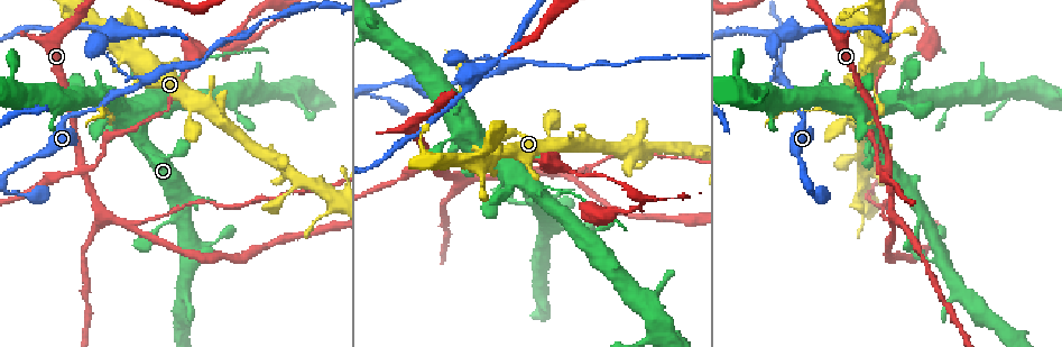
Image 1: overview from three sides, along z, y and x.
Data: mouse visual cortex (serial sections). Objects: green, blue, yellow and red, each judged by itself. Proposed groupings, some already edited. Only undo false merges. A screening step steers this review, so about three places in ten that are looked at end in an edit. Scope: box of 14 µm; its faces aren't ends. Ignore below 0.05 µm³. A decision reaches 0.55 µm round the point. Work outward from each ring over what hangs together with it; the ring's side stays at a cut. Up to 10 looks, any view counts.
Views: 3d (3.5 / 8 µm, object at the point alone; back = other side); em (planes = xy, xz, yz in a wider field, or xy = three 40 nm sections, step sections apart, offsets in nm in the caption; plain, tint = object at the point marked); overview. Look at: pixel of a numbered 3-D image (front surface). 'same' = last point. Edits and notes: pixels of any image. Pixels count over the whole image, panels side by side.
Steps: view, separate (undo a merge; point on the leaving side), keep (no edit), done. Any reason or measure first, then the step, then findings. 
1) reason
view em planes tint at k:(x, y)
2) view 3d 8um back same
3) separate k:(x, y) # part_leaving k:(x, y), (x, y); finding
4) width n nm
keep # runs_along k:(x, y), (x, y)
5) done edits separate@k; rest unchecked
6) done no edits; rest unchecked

a narrow waist
view 3d 3.5um at 1:(125, 94)

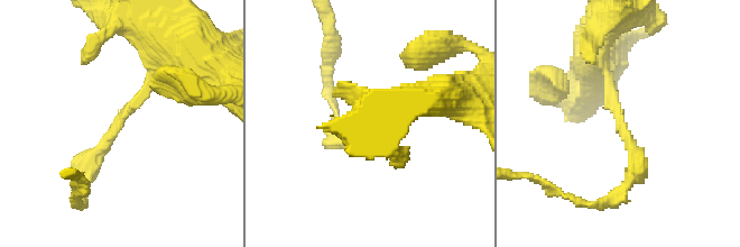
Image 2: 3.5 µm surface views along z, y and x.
arm_widths 150, 200 nm
view em xy step 3 tint at 2:(127, 116)

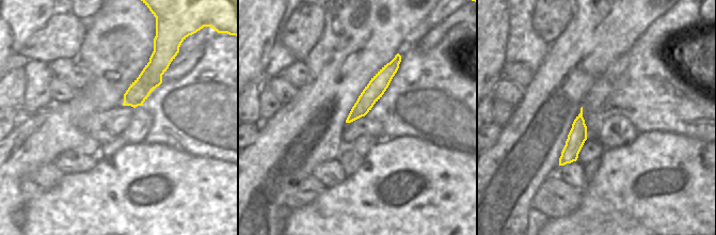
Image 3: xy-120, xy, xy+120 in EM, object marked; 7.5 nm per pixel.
keep # runs_along 2:(167, 55), (85, 173); all the same cell

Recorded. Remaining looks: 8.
three arms meet
view 3d 3.5um at 1:(534, 194)

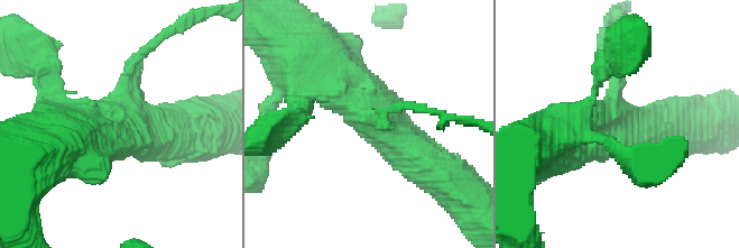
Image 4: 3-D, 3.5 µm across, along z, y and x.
arms 3; arm_widths 200, 600, 700 nm
view em xy step 5 tint at 4:(611, 113)

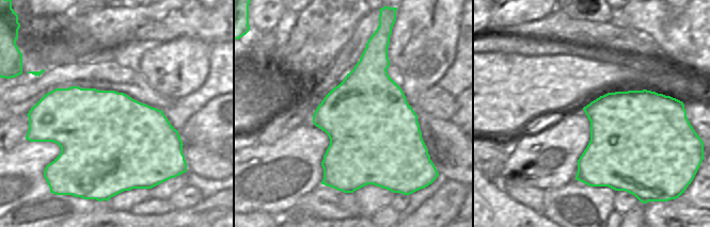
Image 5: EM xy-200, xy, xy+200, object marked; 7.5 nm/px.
another direction
view em planes tint same

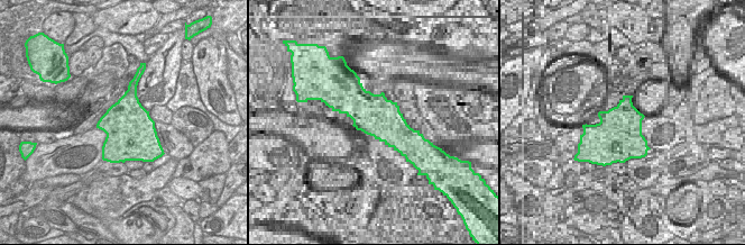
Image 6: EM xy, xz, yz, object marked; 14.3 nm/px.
separate 4:(141, 53) # part_leaving 4:(121, 94), (132, 63), (177, 29); a second cell is stuck on

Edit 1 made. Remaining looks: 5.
view overview

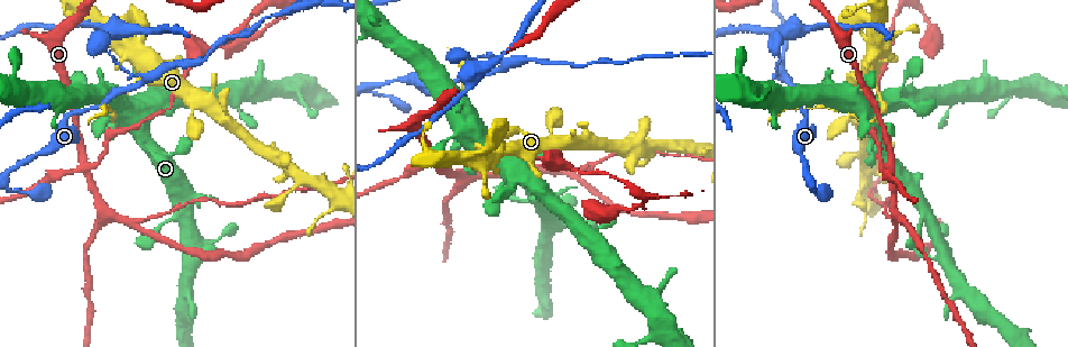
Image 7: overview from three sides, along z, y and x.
calibre changes
view 3d 3.5um at 7:(643, 146)

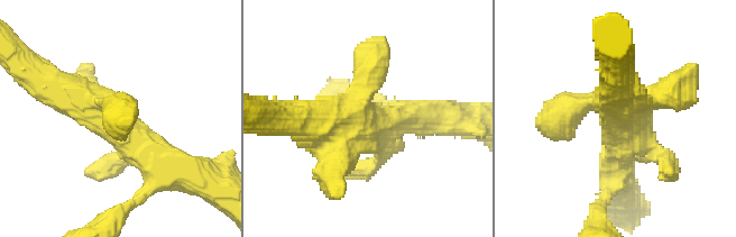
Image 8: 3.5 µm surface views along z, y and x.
shape alone is not enough
view em xy step 1 tint at 8:(619, 118)

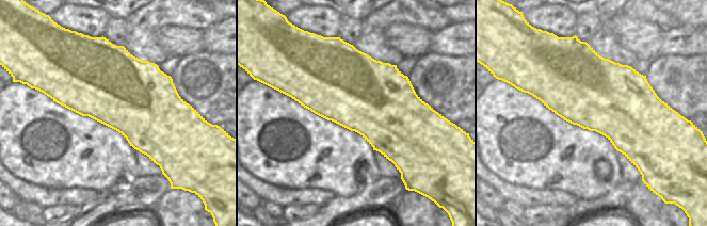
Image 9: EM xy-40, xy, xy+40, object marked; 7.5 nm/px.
keep # continuous, no second cell

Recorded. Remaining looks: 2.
small branch off a trunk
view 3d 3.5um at 7:(144, 78)

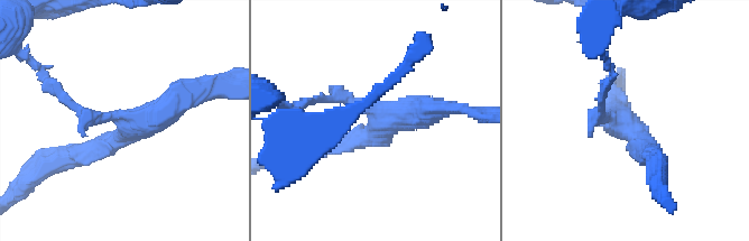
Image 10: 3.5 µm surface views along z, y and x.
arms 3; arm_widths 150, 200, 450 nm; shape alone is not enough
view em xy step 5 tint at 10:(623, 127)

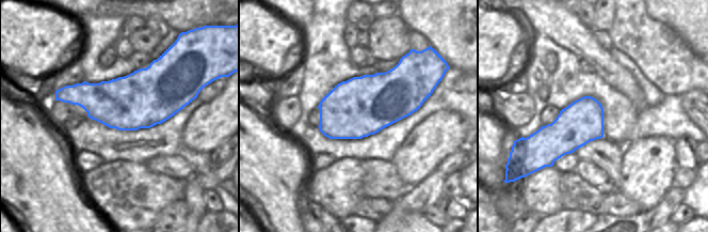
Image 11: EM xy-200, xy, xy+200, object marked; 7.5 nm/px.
width 440 nm
keep # runs_along 10:(650, 157), (598, 99); one cell here

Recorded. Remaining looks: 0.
done edits separate@4; rest unchecked

